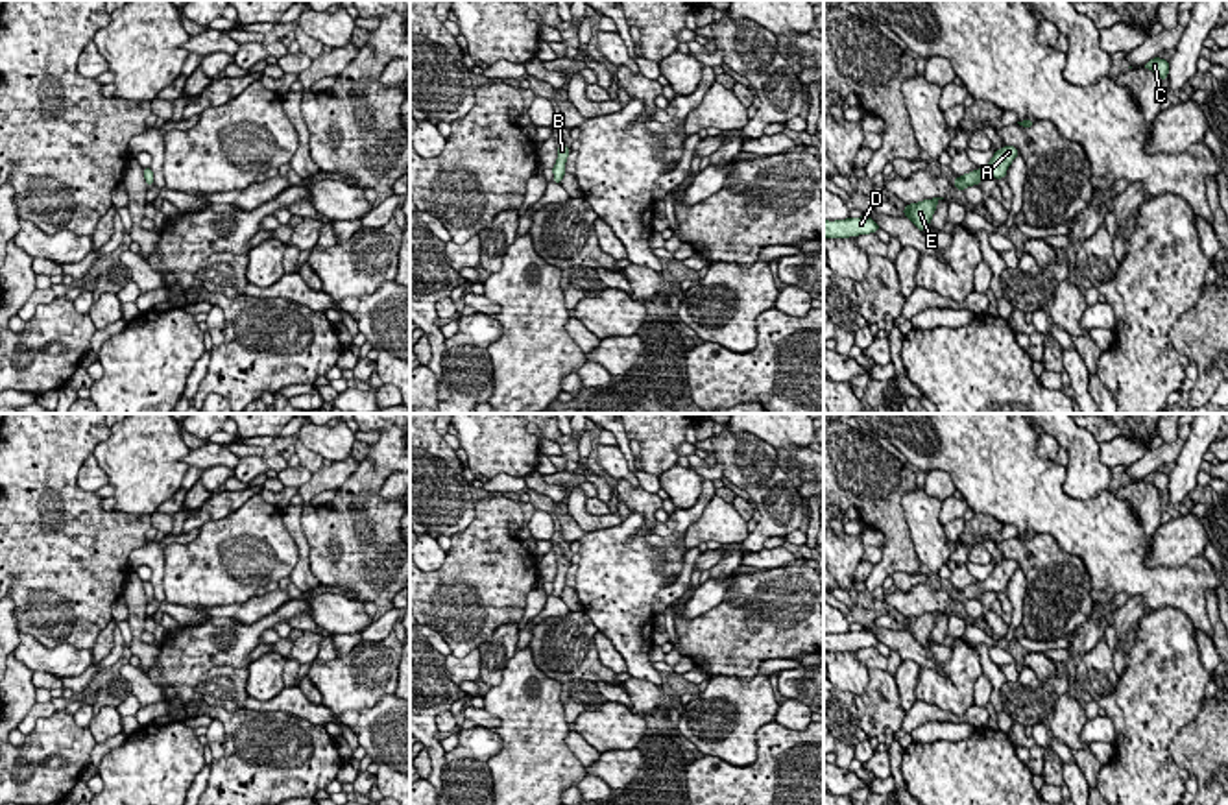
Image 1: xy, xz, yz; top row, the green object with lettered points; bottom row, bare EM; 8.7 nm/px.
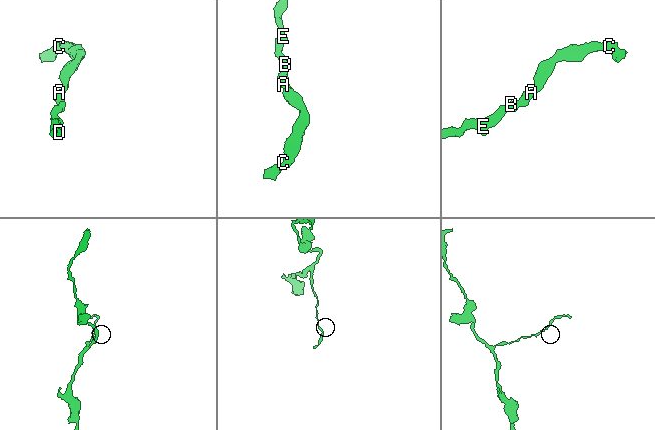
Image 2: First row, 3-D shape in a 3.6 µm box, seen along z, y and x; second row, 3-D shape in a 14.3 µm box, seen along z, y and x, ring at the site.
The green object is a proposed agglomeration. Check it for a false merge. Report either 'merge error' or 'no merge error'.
no merge error

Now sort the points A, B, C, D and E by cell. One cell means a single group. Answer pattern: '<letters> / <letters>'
A B C D E

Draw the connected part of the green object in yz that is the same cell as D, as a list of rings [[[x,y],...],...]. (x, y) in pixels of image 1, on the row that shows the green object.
[[[870,216],[827,222],[824,220],[824,238],[848,238],[877,233],[879,225]]]

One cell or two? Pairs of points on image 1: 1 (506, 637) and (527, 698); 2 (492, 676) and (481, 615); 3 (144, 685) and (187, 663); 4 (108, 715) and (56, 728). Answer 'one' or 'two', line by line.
1: two
2: two
3: two
4: two

